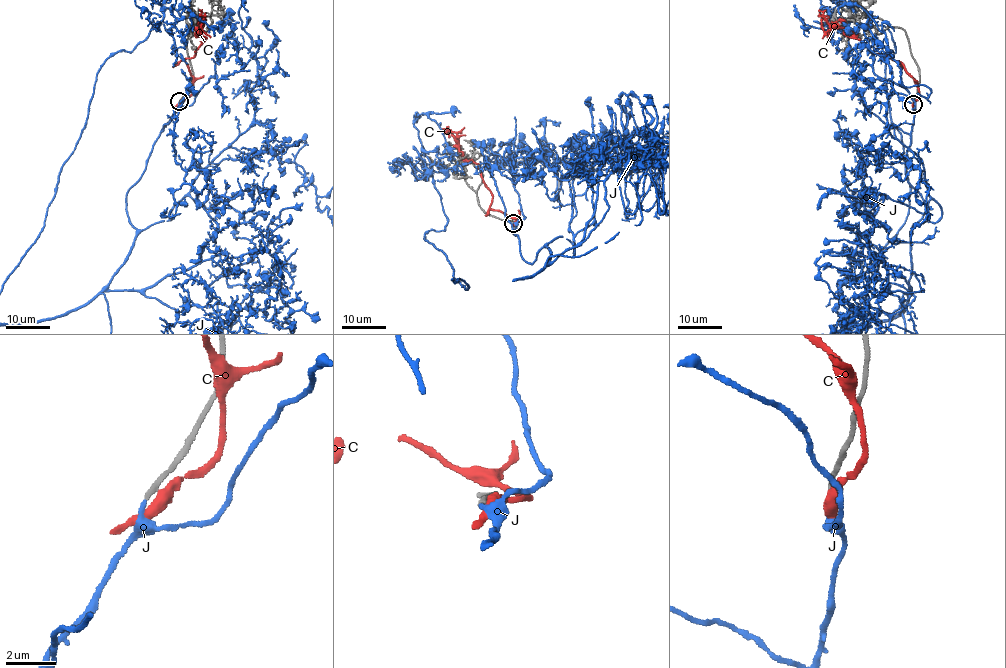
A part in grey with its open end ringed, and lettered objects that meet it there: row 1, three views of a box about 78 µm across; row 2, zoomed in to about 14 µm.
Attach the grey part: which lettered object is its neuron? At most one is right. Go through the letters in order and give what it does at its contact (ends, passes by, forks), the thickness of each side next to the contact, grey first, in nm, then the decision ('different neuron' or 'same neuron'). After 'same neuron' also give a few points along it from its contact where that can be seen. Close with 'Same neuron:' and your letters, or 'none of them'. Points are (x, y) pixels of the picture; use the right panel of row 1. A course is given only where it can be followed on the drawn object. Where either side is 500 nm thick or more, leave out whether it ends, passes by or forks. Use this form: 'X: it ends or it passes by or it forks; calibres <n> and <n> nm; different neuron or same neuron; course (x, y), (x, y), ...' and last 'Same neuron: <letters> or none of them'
C: it passes by; calibres 240 and 400 nm; different neuron
J: it ends; calibres 200 and 170 nm; same neuron
Same neuron: J

